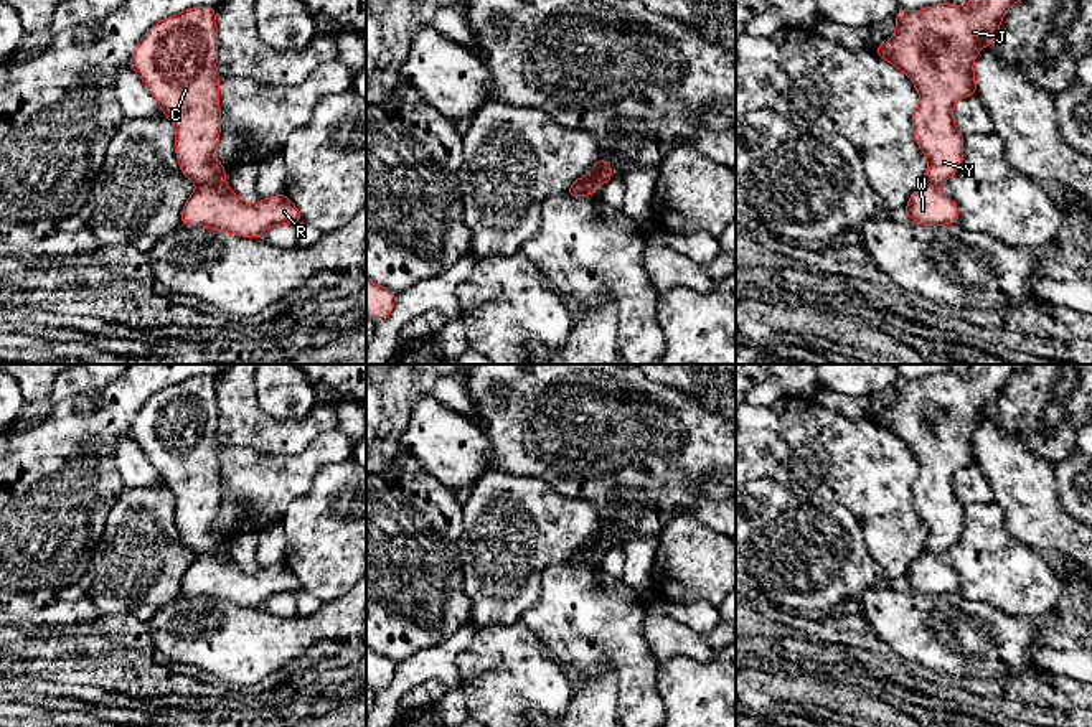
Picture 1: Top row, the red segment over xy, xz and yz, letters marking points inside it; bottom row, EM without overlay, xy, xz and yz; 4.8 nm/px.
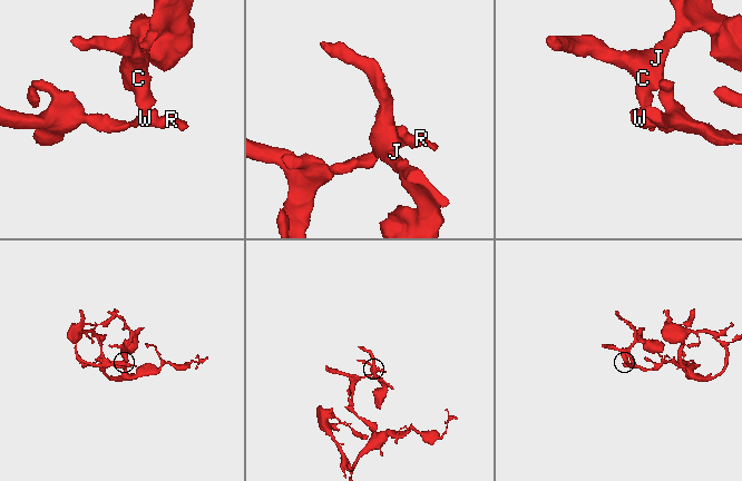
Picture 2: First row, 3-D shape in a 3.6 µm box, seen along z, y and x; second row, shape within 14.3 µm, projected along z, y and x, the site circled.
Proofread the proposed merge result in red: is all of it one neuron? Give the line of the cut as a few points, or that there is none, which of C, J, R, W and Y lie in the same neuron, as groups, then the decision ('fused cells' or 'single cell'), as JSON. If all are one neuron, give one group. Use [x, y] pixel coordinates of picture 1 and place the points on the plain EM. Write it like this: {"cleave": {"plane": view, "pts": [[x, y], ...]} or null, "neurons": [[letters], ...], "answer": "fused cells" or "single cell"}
{"cleave": {"plane": "xy", "pts": [[223, 549], [198, 556]]}, "neurons": [["C", "J", "Y"], ["R", "W"]], "answer": "fused cells"}

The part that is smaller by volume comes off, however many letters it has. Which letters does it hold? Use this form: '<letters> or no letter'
C, J, Y

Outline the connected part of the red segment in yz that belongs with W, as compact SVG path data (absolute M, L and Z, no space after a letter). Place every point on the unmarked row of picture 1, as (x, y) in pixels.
M930 552L912 560L902 584L927 597L958 592L960 587L958 575Z

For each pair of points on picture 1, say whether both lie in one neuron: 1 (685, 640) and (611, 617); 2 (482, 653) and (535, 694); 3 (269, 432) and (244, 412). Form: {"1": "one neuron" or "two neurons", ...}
{"1": "two neurons", "2": "one neuron", "3": "one neuron"}

